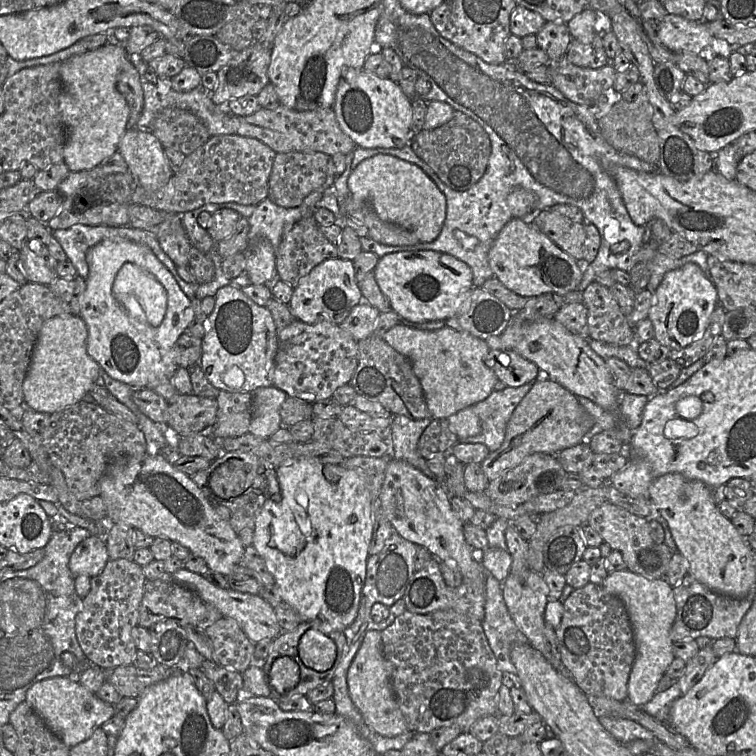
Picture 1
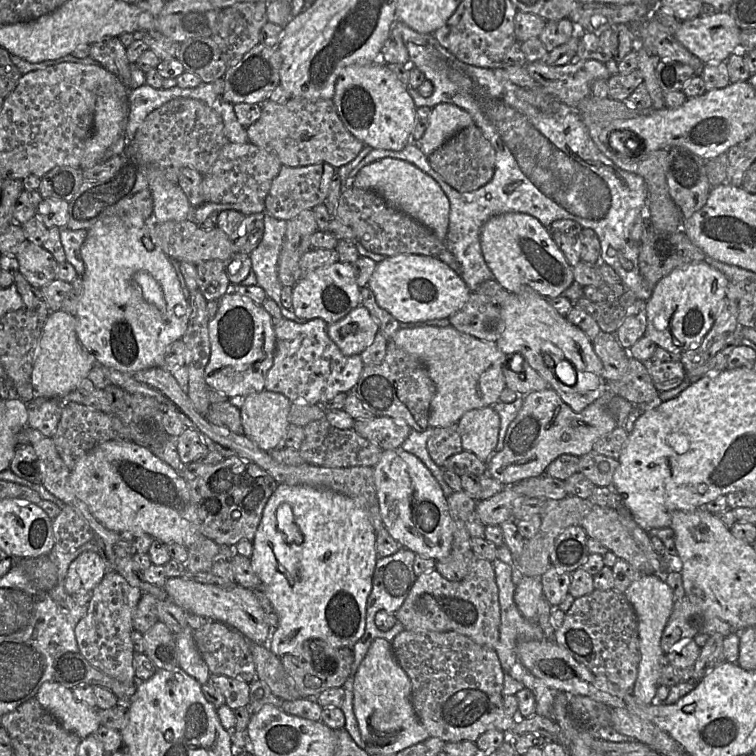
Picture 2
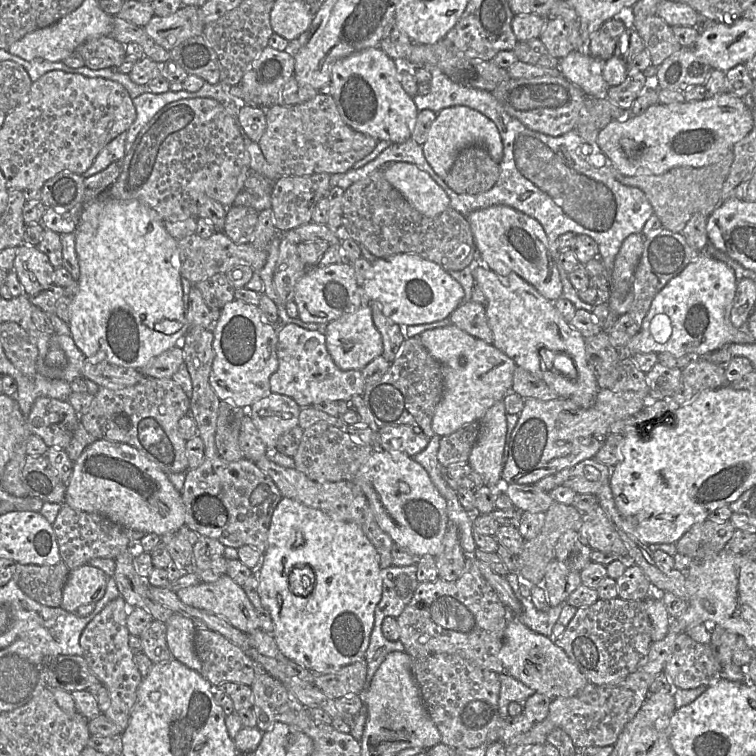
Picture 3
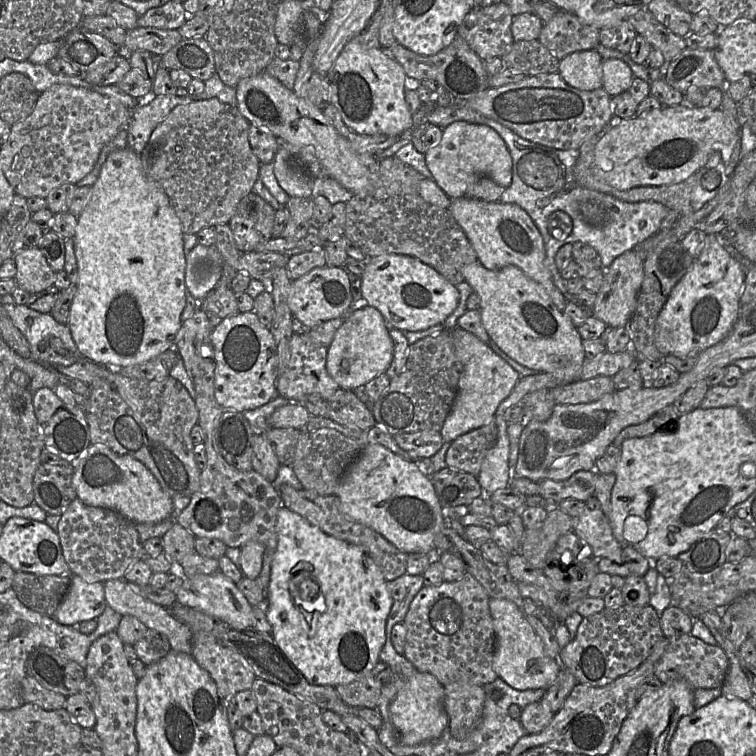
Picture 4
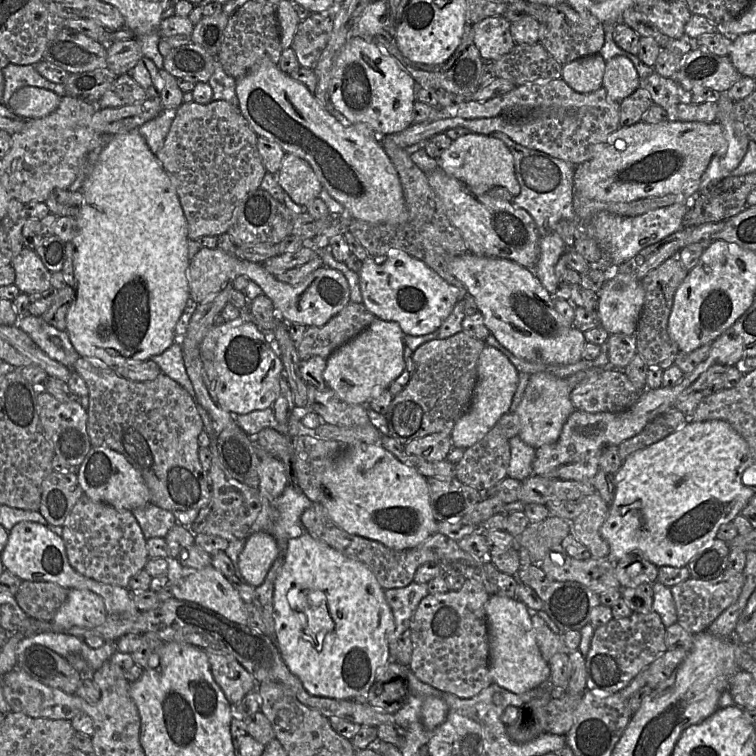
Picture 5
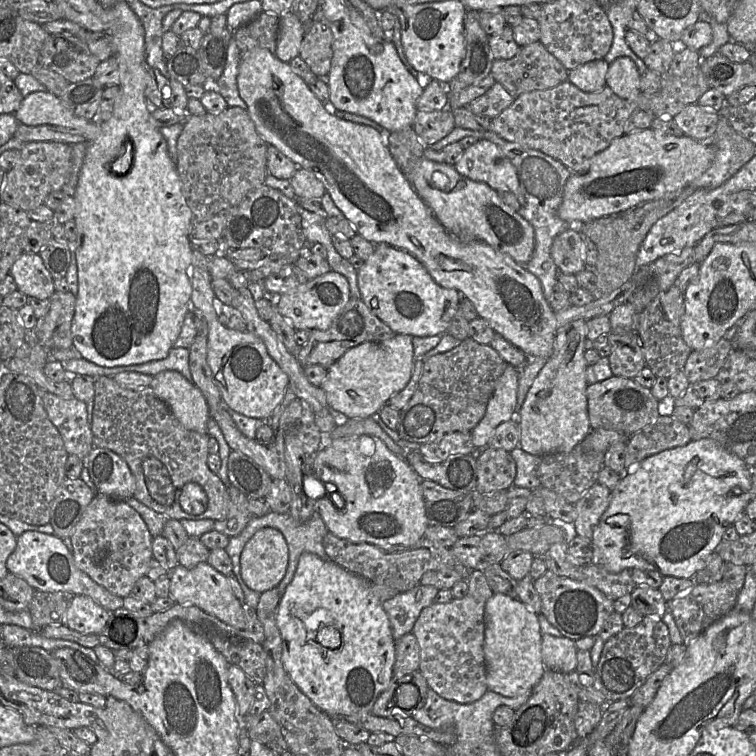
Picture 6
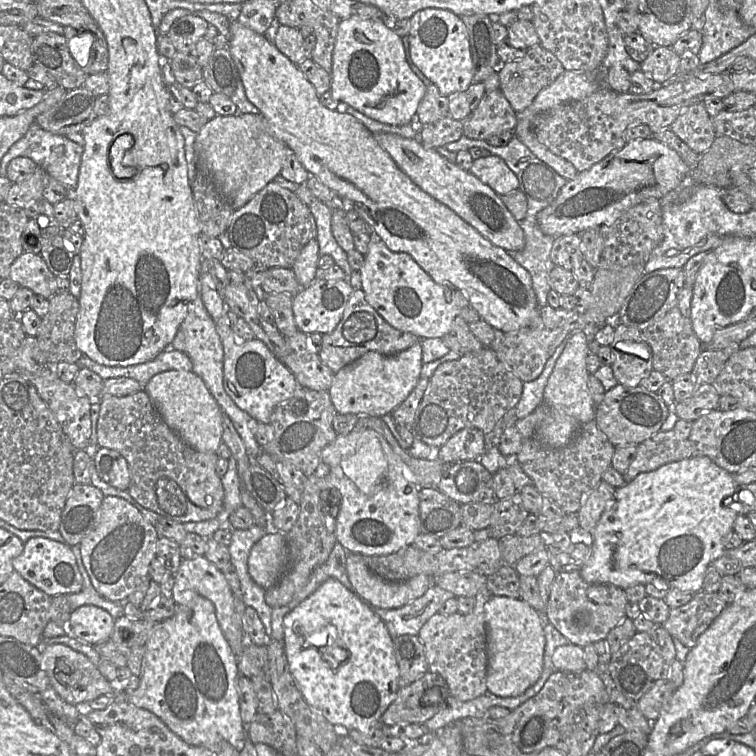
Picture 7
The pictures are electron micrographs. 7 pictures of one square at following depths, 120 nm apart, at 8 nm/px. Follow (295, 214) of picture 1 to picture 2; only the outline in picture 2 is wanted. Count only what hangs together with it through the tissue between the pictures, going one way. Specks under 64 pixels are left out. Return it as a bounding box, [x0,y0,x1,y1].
[249,213,308,324]

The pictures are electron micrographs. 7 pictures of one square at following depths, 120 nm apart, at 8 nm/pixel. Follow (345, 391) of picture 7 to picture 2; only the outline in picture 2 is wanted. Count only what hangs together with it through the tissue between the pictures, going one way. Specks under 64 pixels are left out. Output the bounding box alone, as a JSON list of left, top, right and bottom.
[327,305,379,356]

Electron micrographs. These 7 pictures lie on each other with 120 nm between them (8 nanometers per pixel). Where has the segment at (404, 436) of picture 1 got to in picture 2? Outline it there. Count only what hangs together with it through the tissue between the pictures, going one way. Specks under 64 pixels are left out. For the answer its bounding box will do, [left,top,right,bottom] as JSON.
[401,426,454,498]

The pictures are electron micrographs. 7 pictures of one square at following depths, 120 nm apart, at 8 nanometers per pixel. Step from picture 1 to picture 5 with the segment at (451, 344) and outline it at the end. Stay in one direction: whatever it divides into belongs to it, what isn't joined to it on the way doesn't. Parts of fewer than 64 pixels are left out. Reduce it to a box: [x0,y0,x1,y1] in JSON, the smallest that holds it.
[450,345,519,448]

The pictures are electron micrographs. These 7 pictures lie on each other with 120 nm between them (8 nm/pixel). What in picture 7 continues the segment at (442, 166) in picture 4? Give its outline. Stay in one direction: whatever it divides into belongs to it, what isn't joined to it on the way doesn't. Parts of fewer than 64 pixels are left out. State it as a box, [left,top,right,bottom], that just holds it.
[469,154,519,196]

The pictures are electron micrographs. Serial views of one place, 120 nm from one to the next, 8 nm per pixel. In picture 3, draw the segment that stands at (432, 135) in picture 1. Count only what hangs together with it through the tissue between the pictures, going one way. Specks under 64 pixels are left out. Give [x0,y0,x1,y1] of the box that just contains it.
[444,145,500,195]

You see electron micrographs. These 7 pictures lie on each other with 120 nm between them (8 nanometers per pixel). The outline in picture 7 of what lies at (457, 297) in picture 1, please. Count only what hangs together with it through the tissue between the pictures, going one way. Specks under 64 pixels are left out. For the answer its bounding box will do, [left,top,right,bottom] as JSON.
[360,239,460,339]

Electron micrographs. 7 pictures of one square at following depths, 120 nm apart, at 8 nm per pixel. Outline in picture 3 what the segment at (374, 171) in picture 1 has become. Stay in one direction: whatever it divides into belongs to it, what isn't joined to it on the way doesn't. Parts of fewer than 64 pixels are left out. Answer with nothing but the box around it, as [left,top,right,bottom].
[383,162,450,217]

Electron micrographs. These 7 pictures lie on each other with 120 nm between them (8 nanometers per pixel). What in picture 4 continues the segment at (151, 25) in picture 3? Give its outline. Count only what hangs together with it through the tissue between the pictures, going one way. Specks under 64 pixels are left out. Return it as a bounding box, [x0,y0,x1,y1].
[118,27,182,57]

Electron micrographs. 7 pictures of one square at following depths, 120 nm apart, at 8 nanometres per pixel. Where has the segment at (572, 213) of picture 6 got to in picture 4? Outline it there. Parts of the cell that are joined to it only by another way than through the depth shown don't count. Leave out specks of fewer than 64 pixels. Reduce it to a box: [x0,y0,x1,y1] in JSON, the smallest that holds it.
[594,105,740,190]

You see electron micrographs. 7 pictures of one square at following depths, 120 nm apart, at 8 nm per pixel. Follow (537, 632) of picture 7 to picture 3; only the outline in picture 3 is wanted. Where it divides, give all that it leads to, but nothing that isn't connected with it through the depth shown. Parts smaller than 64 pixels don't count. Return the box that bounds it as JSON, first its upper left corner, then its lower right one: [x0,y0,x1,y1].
[499,612,589,699]

